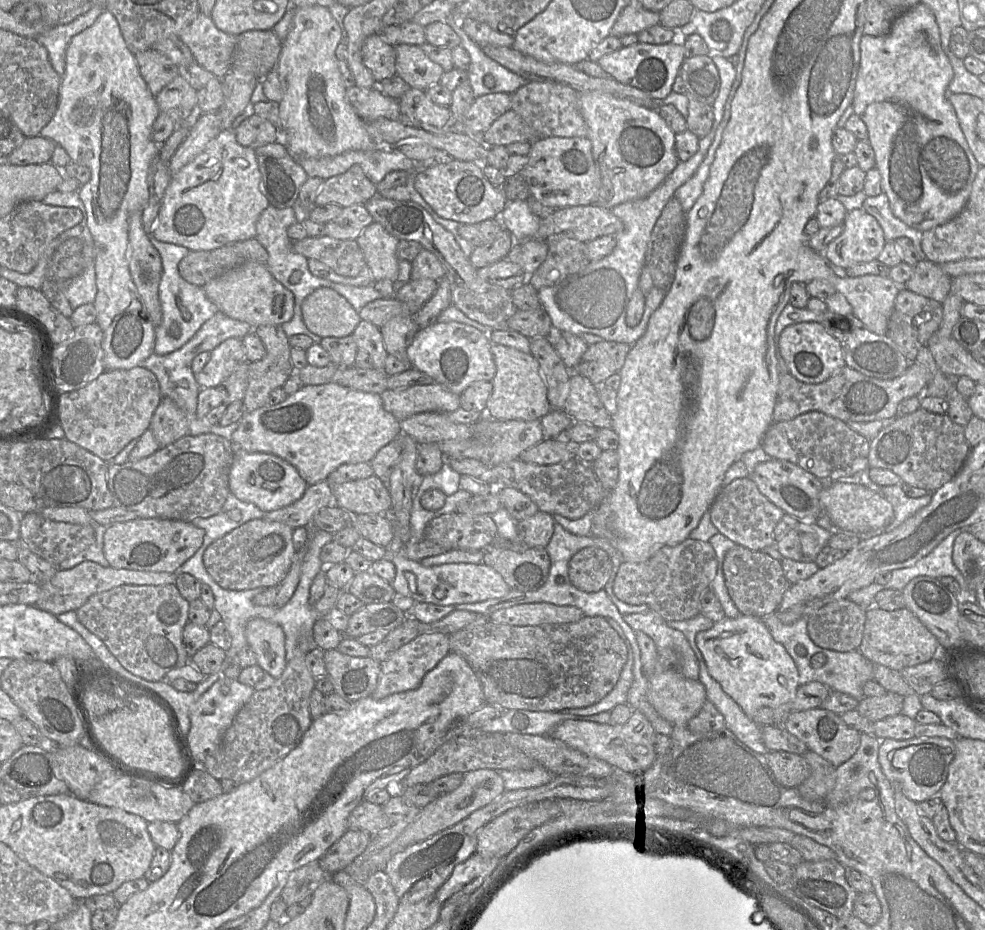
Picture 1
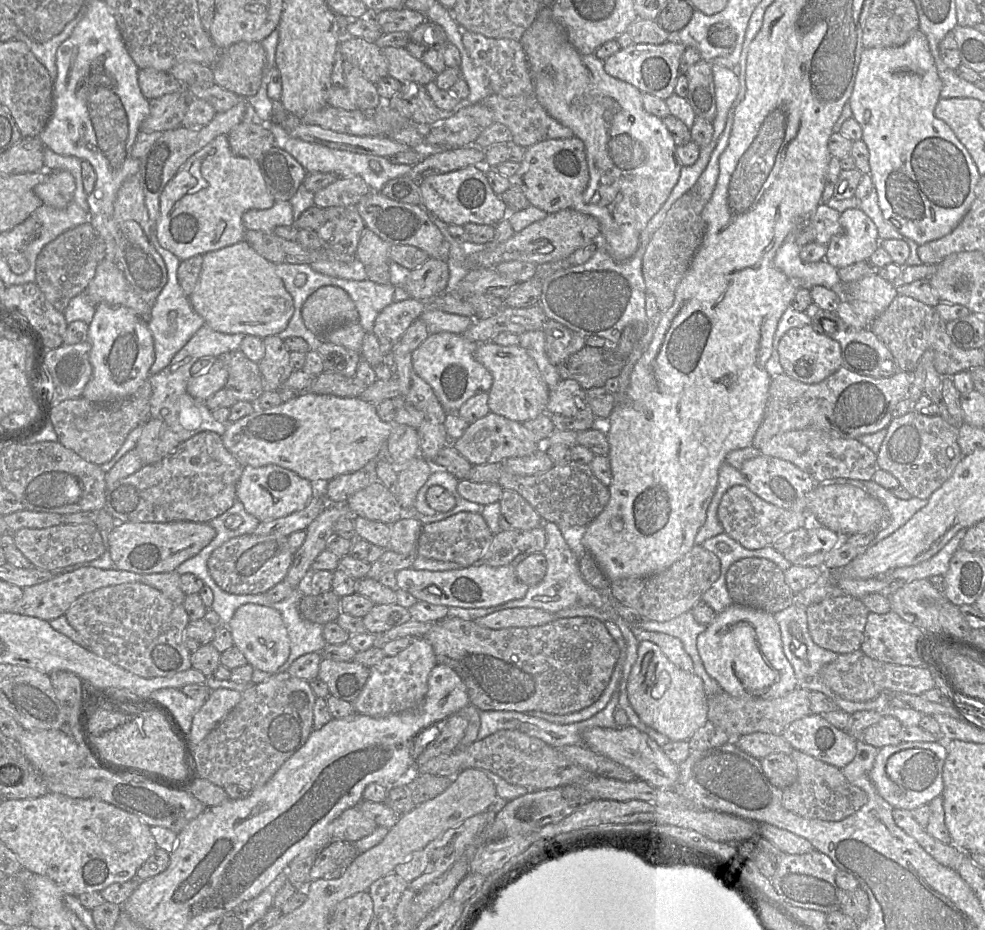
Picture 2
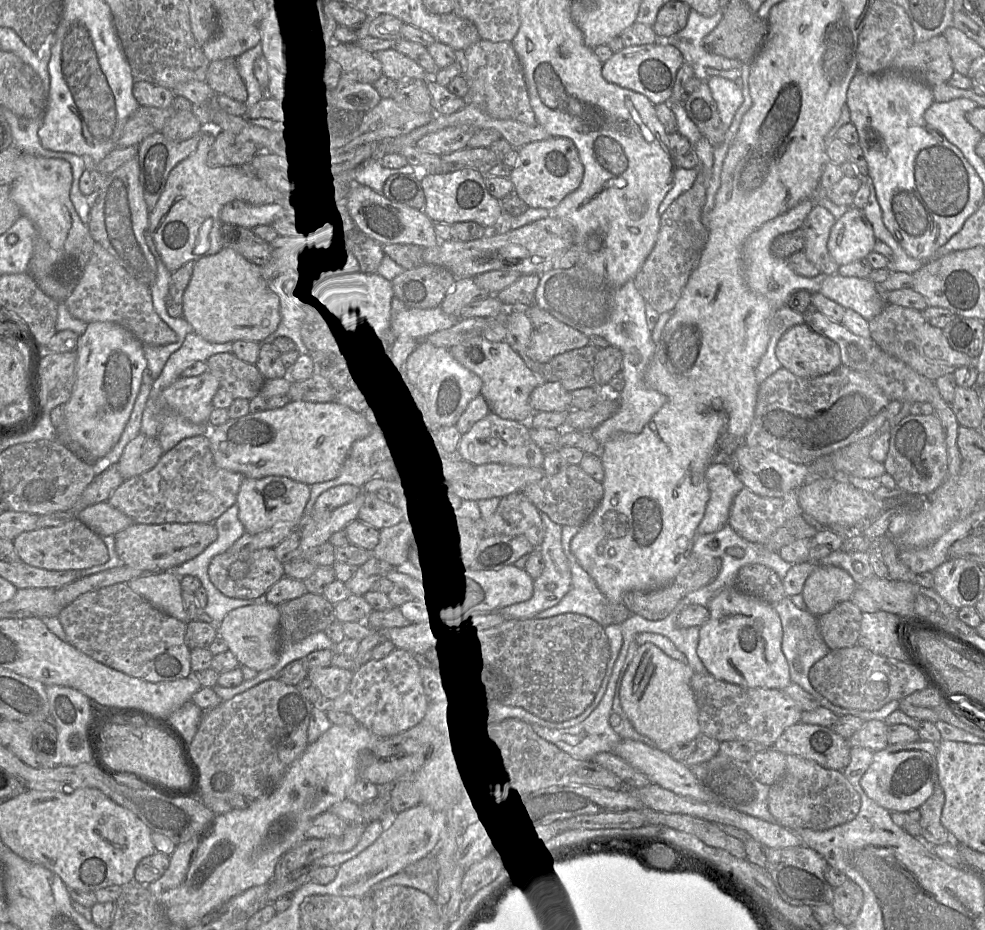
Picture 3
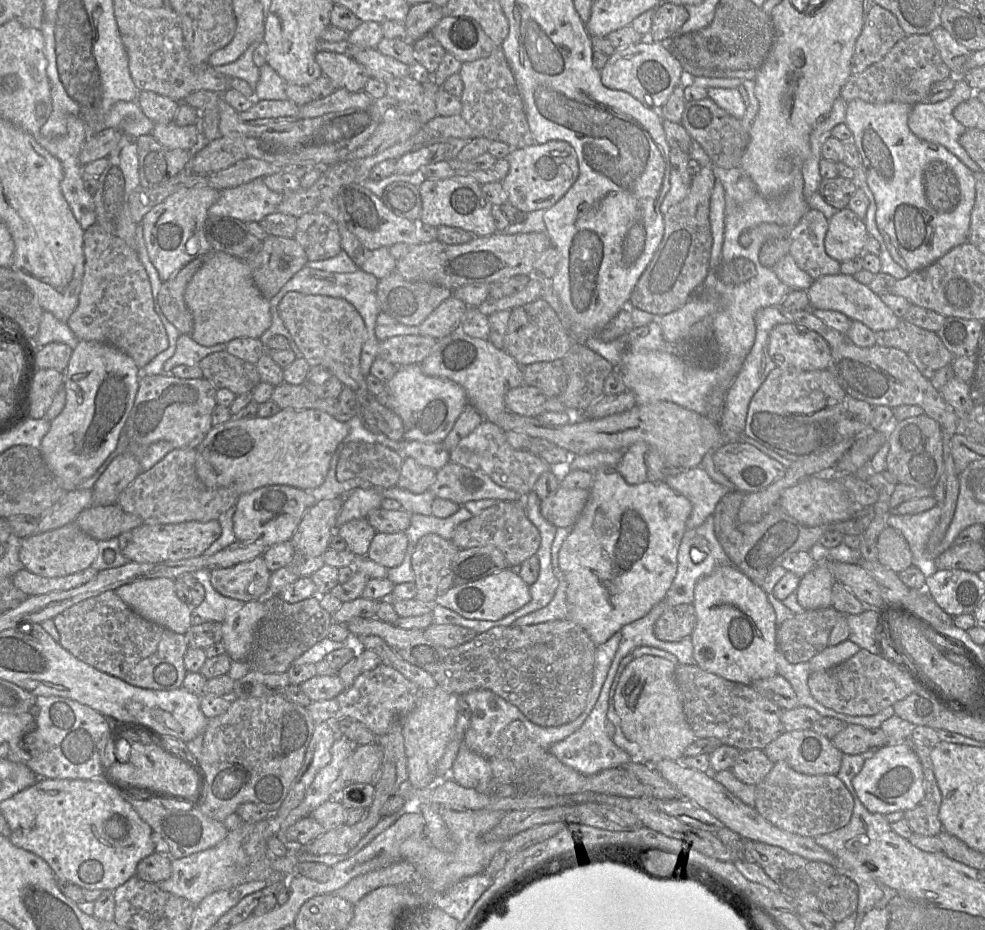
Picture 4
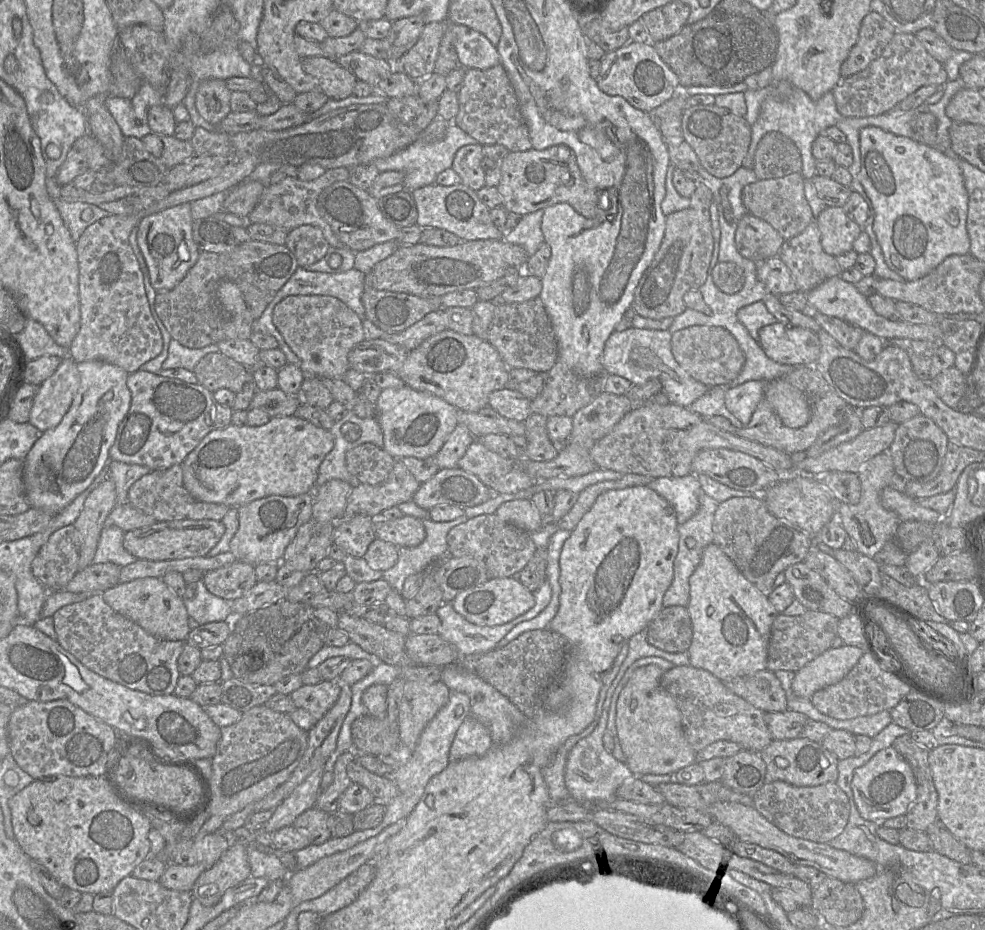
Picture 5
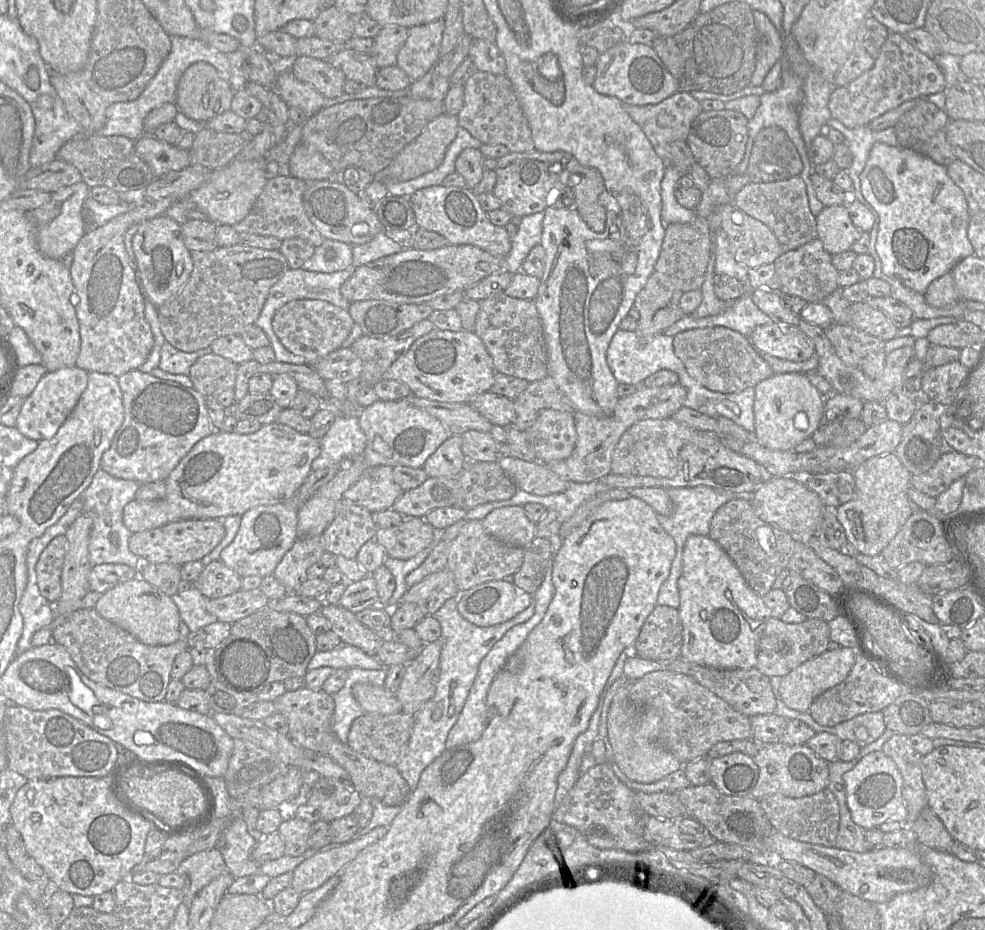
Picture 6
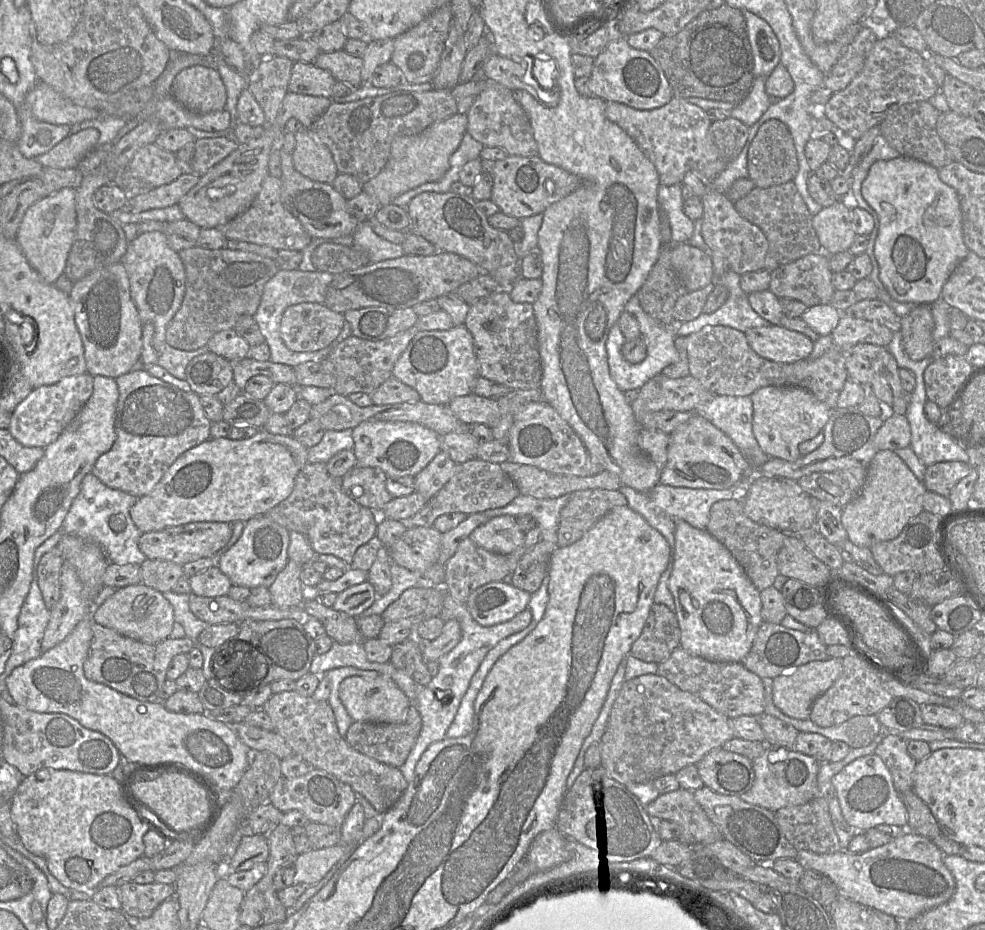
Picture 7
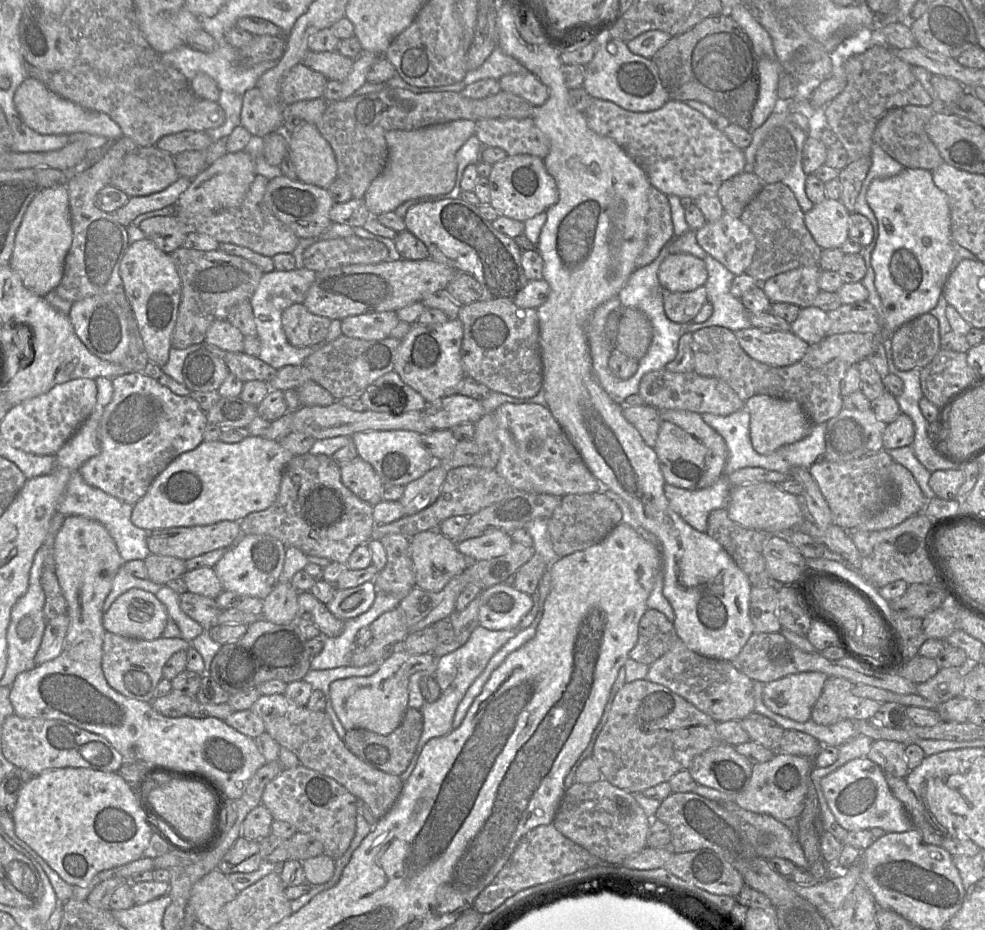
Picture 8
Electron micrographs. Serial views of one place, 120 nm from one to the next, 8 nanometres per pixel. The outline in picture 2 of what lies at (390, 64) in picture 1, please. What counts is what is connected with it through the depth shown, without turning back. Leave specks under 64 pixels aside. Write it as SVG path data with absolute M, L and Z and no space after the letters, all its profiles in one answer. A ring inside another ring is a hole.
M344 37L339 44L338 52L343 60L357 67L374 84L388 76L388 62L375 42Z

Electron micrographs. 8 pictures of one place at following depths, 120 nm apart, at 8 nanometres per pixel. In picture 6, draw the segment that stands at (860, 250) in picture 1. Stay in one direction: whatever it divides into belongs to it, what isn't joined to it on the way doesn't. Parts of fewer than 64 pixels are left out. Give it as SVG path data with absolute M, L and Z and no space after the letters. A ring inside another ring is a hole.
M847 205L825 206L816 216L818 238L831 255L851 250L862 231L852 222Z

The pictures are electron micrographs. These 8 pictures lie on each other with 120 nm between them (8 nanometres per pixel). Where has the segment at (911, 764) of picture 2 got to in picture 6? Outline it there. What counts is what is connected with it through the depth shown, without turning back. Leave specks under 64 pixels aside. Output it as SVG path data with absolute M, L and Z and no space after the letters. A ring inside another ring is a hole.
M881 750L865 756L853 769L843 775L847 806L852 820L866 830L878 828L885 822L905 823L907 808L902 797L903 779L896 763Z

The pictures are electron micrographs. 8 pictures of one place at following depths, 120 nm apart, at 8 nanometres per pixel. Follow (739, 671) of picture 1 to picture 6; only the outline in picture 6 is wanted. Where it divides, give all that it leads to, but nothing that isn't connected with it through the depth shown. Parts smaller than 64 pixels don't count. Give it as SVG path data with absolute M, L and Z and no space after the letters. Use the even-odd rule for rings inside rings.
M709 536L687 538L678 589L683 626L681 657L716 669L754 668L760 637L771 612L728 554Z

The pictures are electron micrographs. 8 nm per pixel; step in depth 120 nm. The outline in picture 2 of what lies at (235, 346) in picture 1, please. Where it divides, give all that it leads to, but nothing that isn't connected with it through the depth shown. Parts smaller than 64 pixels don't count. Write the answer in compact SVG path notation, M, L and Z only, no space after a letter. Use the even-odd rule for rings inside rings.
M215 358L205 371L190 377L187 392L192 397L204 402L212 394L223 389L227 379L227 368L220 359Z

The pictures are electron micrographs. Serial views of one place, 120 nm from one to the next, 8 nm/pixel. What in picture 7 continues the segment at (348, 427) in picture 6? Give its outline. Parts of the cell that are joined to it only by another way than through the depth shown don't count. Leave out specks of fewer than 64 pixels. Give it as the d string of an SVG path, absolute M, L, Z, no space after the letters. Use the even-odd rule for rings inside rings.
M352 429L326 430L321 441L308 449L308 463L326 463L332 456L341 450L350 450L354 447Z

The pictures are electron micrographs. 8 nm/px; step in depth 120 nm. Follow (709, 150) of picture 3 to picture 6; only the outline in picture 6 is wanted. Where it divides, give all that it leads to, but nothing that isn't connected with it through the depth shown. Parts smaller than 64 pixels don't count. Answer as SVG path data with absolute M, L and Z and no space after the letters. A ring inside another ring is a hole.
M695 216L687 223L666 225L664 239L653 272L637 294L633 306L639 312L637 332L645 339L663 333L684 313L680 308L682 294L701 288L710 259L711 230L707 219Z

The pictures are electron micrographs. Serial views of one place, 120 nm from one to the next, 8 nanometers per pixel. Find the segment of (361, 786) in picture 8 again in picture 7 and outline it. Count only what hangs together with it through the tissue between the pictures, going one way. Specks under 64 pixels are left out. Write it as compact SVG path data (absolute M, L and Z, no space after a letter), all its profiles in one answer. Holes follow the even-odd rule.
M294 691L273 694L263 709L270 717L274 732L312 768L326 771L362 795L379 813L384 814L402 797L408 782L398 767L379 762L352 748L338 731L335 715L327 701L317 701Z

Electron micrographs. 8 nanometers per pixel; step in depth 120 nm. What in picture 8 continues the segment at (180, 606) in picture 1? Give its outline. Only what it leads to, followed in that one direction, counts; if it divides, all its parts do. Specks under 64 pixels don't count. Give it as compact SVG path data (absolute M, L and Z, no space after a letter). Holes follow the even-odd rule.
M105 632L102 646L102 670L108 684L127 698L151 702L155 689L163 678L163 667L178 651L187 651L191 643L182 638L158 638L142 640L125 638Z

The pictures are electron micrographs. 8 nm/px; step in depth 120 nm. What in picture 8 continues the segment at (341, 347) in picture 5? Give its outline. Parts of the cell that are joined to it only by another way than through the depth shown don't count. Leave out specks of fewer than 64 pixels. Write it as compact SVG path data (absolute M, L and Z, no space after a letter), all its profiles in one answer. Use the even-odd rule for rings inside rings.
M296 303L282 313L282 327L288 342L305 348L325 339L331 320L311 313L303 303Z

